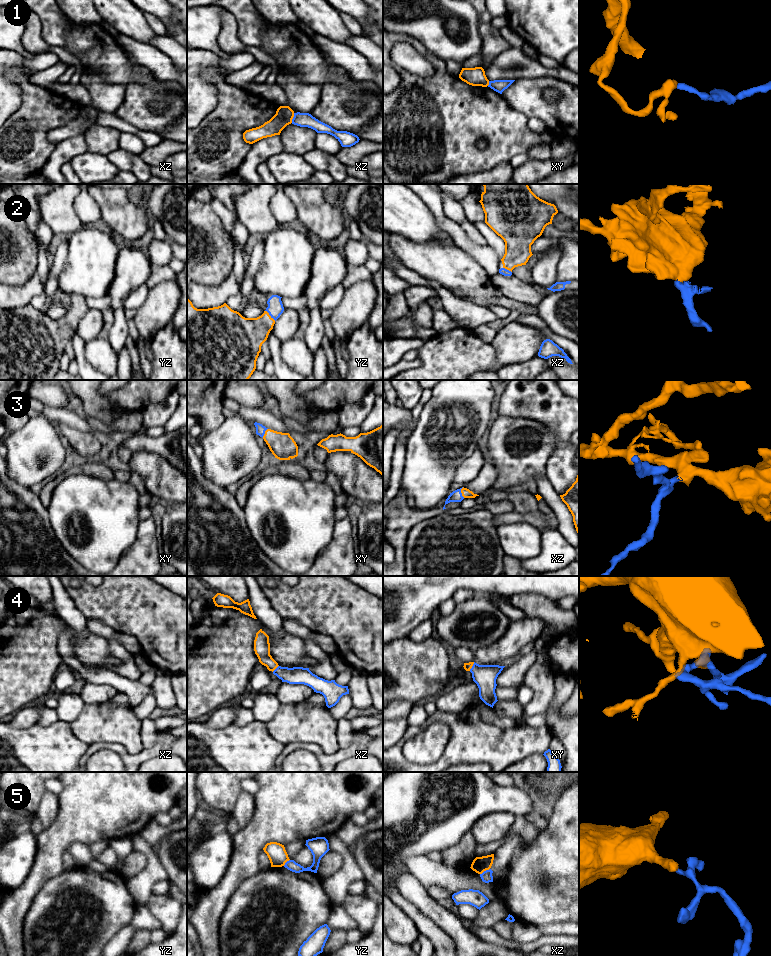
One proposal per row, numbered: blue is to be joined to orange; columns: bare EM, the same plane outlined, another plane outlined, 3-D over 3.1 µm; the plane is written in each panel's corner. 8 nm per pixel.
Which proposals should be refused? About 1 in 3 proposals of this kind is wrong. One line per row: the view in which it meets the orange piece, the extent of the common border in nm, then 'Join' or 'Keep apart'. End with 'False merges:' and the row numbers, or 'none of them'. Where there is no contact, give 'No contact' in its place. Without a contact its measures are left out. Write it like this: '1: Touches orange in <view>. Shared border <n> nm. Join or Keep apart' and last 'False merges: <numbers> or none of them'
1: Touches orange in xz. Shared border 80 nm. Keep apart
2: Touches orange in yz. Shared border 120 nm. Join
3: Touches orange in xz. Shared border 90 nm. Join
4: Touches orange in xy. Shared border 80 nm. Join
5: Touches orange in xz. Shared border 90 nm. Keep apart
False merges: 1, 5

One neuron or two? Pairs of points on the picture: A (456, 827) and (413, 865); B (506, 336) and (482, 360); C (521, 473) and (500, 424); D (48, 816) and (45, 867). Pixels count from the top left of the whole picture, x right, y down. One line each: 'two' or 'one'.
A: two
B: two
C: one
D: two

